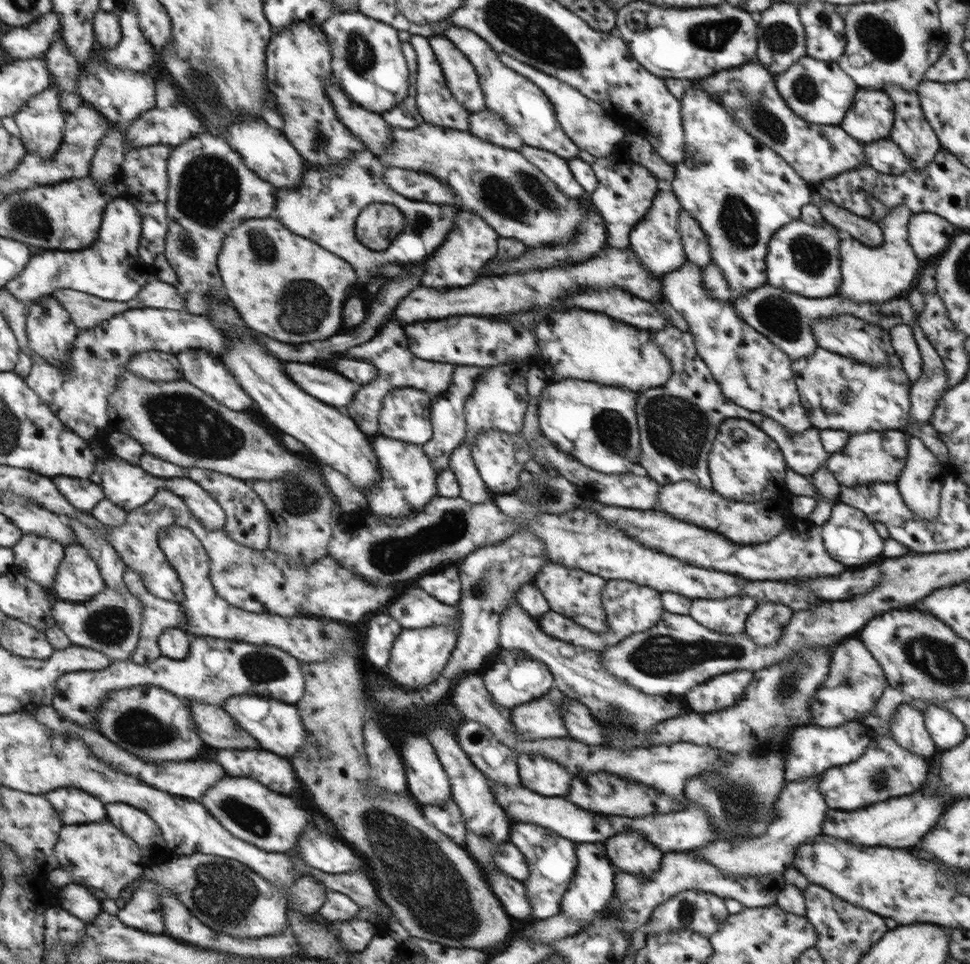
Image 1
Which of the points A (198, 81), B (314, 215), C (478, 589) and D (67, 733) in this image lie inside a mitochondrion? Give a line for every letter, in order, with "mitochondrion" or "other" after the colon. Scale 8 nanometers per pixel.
A: mitochondrion
B: other
C: mitochondrion
D: other

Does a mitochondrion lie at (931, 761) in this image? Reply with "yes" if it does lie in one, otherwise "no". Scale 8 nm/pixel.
no

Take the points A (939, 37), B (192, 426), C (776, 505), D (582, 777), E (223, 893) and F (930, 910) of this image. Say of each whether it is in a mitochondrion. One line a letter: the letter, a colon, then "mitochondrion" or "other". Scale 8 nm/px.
A: other
B: mitochondrion
C: other
D: other
E: mitochondrion
F: other

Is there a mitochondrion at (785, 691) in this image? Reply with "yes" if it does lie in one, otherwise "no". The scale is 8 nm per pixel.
yes

